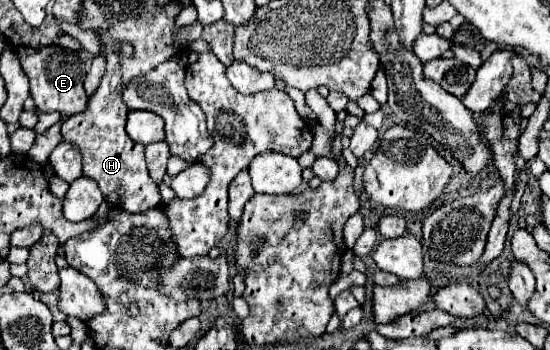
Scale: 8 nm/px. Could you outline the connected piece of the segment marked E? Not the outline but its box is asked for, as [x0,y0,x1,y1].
[18,47,88,119]

